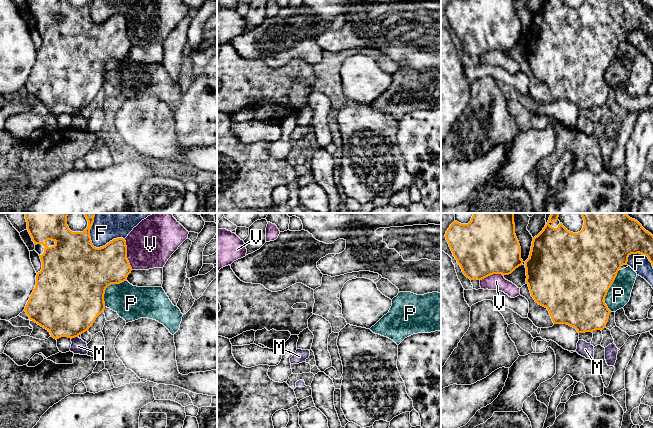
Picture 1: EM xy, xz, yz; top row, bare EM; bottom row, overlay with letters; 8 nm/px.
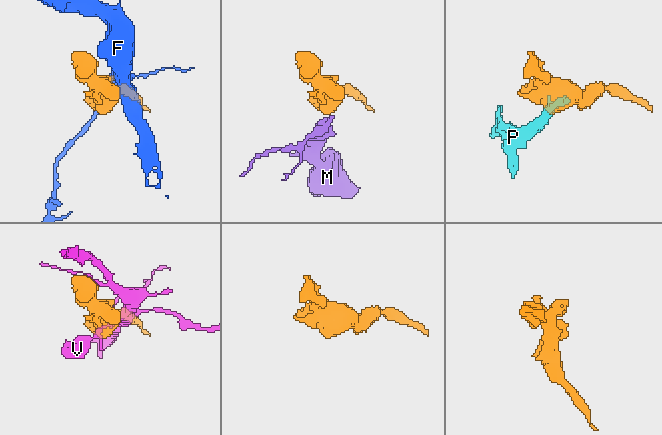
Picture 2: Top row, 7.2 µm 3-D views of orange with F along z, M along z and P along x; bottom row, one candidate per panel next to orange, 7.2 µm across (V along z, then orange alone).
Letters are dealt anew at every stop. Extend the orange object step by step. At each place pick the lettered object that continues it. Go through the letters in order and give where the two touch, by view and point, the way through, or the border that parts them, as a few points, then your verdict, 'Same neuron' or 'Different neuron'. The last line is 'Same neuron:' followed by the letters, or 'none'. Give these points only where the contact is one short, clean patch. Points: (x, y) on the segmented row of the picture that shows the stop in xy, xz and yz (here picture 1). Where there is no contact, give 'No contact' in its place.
F: Touches orange at xy (92, 245). Different neuron
M: Touches orange at xy (74, 337). Boundary: xy (77, 336), (71, 339). Different neuron
P: Touches orange at yz (607, 291). Different neuron
V: Touches orange at xy (126, 254). Different neuron
Same neuron: none

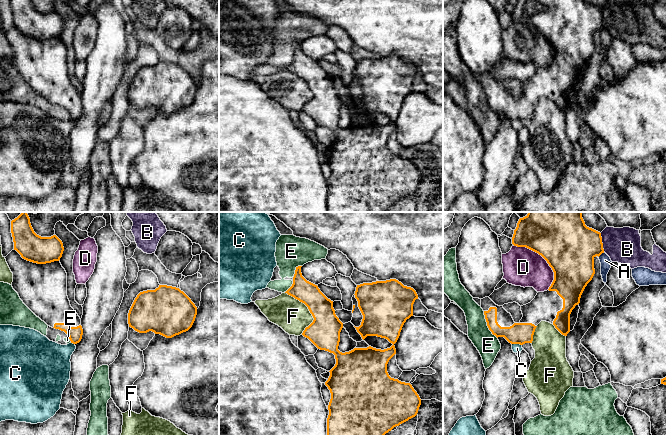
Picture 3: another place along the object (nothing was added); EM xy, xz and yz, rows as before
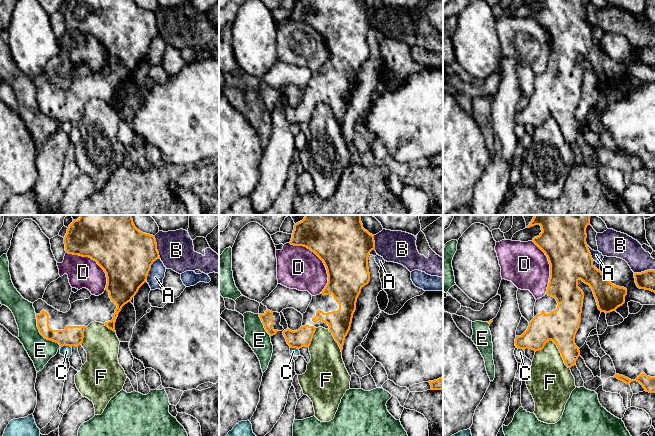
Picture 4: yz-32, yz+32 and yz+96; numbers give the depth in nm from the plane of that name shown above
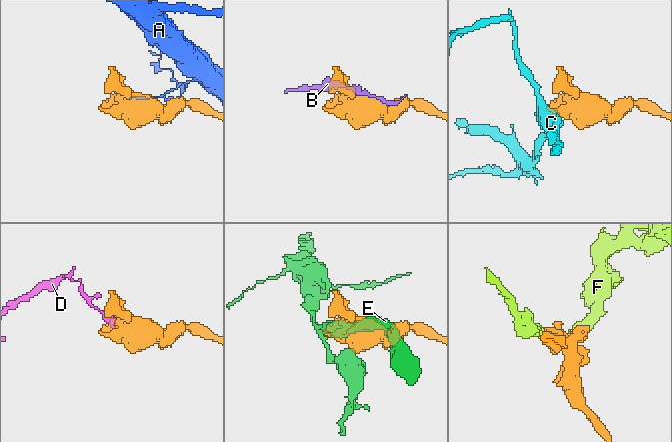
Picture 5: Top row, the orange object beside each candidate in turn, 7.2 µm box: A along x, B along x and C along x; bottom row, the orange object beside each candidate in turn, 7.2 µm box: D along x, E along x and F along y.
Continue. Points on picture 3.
A: Touches orange at yz (601, 253). Different neuron
B: Touches orange at yz (601, 242). Different neuron
C: Touches orange at yz (517, 343). Boundary: yz (512, 343), (521, 345). Different neuron
D: Touches orange at yz (544, 258). Different neuron
E: Touches orange at yz (487, 325). Different neuron
F: Touches orange at xz (308, 308). Different neuron
Same neuron: none

